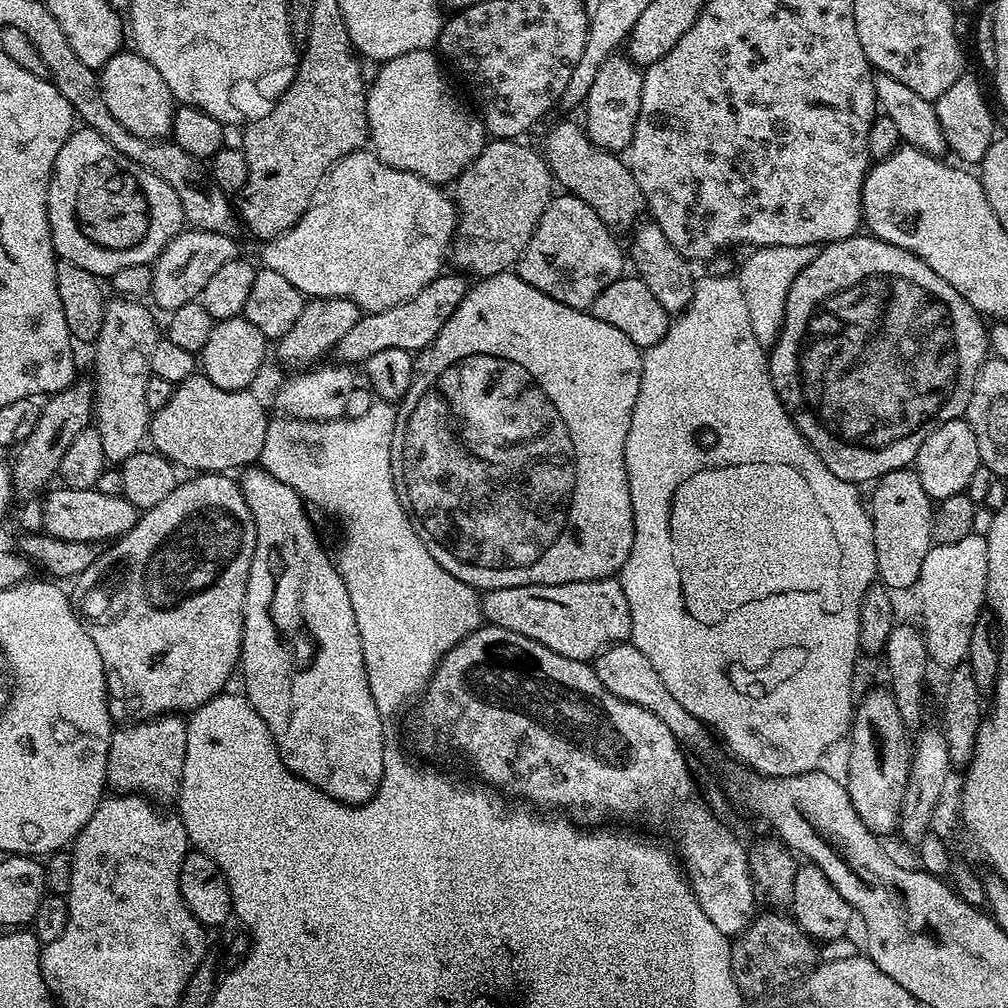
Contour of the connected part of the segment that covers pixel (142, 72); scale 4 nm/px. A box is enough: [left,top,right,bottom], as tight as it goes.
[98,50,177,140]

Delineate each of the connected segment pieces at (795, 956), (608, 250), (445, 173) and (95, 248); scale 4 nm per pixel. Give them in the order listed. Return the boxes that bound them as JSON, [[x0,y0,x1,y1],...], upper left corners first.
[[731,910,818,997],[514,194,626,310],[367,50,488,186],[48,128,185,278]]

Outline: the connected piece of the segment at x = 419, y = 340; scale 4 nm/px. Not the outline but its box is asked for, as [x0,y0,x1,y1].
[334,270,470,366]

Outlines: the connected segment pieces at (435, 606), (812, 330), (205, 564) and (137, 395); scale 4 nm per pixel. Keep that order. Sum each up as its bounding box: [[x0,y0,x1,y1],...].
[[258,399,482,718],[768,234,990,486],[74,472,256,722],[92,298,162,465]]

